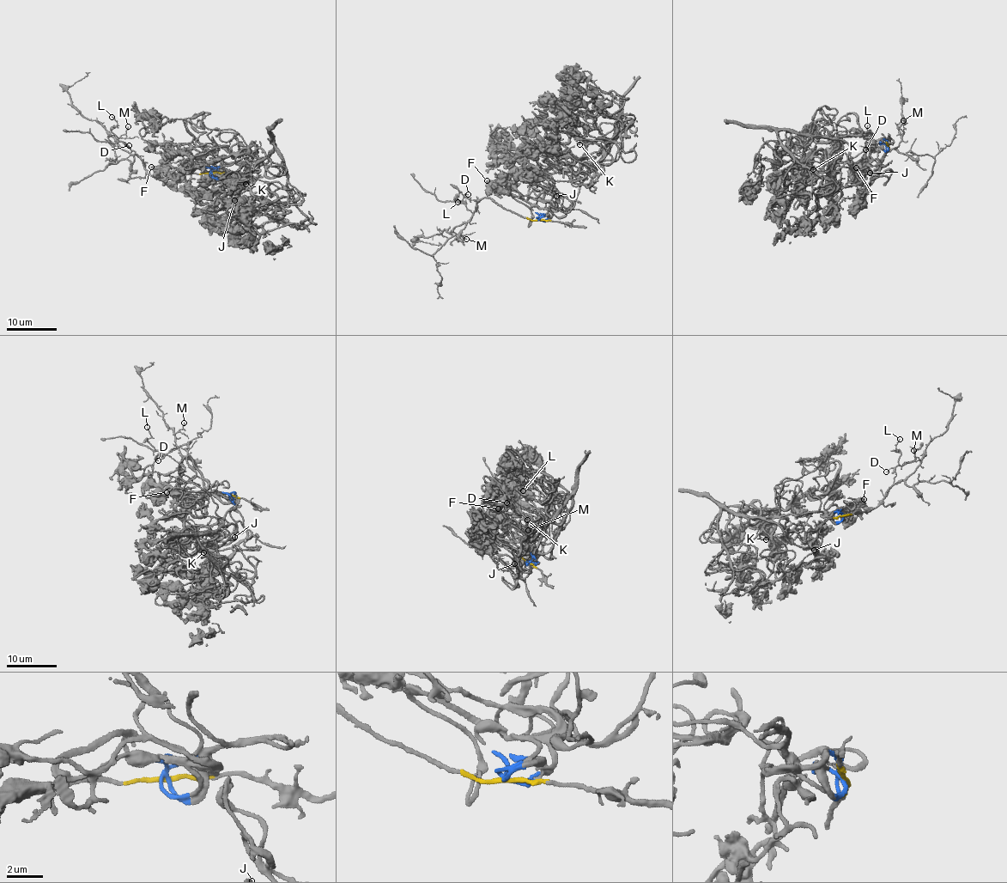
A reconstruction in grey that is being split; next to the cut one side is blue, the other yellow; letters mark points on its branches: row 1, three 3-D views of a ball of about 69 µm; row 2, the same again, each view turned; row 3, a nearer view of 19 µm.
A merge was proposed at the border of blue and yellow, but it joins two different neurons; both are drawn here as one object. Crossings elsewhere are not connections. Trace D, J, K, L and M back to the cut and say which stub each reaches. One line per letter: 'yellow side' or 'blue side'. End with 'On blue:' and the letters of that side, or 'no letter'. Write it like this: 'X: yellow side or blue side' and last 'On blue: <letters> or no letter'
D: yellow side
J: blue side
K: blue side
L: yellow side
M: yellow side
On blue: J, K

